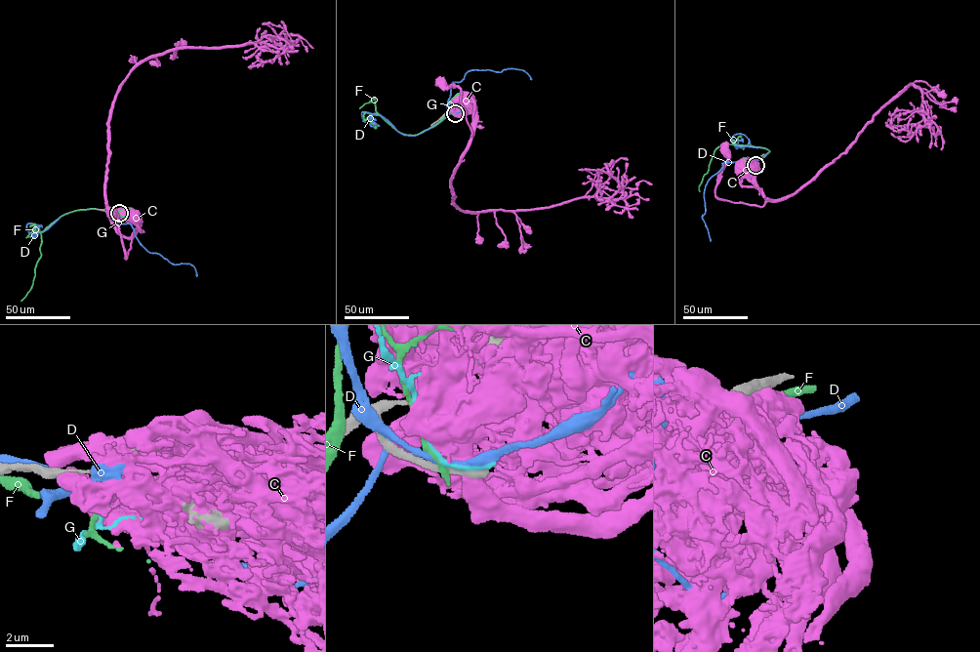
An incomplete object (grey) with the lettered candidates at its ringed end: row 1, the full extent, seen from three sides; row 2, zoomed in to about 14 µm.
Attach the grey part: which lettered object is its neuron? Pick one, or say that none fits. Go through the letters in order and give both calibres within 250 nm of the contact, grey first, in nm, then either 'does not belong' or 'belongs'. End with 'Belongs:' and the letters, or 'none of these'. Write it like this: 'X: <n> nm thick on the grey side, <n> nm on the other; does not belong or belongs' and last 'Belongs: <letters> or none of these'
C: 440 nm thick on the grey side, 480 nm on the other; does not belong
D: 440 nm thick on the grey side, 280 nm on the other; does not belong
F: 240 nm thick on the grey side, 240 nm on the other; does not belong
G: 440 nm thick on the grey side, 200 nm on the other; does not belong
Belongs: none of these

